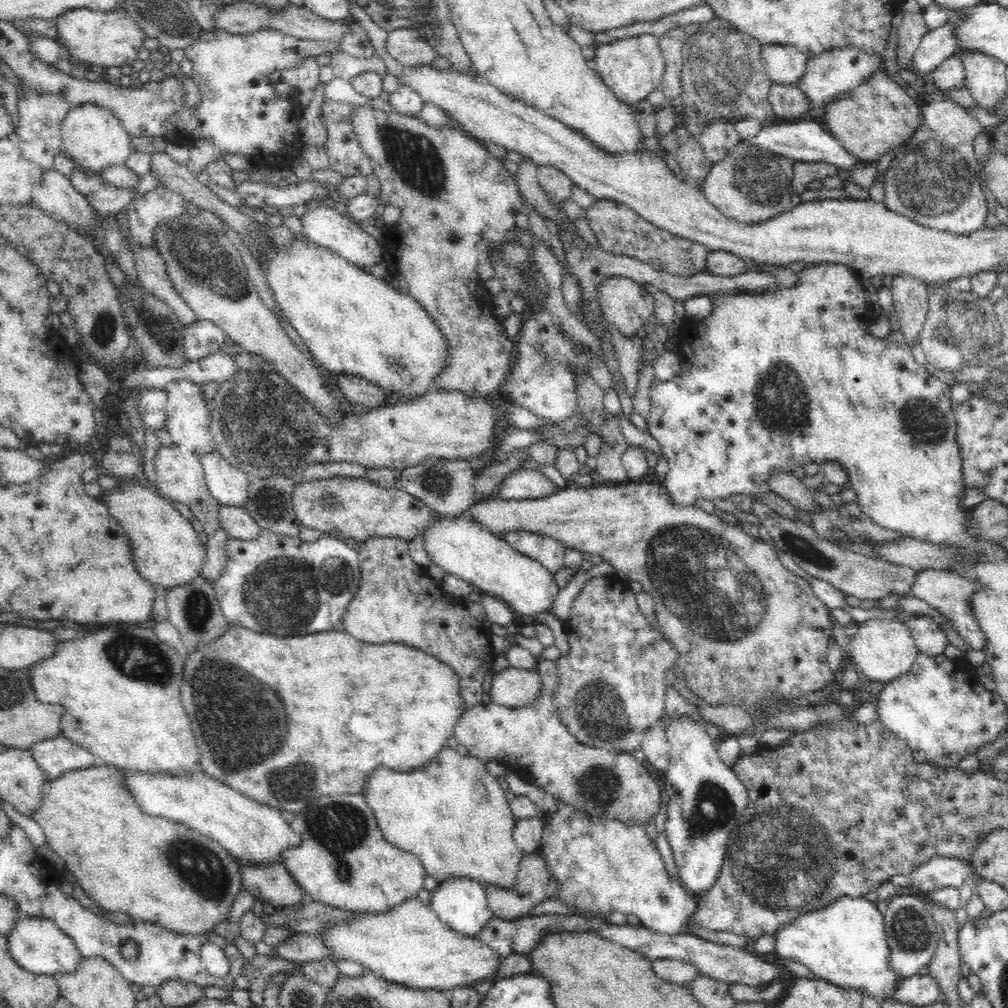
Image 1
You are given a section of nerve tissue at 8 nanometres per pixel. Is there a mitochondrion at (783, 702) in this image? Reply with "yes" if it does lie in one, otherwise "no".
no

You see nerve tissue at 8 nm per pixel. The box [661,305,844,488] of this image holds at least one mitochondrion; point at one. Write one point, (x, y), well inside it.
(781, 398)

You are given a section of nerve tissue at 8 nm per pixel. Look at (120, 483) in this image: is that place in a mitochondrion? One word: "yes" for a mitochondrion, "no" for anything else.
no

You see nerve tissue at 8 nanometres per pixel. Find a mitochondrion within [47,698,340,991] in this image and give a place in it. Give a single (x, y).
(200, 868)

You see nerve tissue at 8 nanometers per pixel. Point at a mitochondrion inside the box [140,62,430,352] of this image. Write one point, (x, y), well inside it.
(198, 254)

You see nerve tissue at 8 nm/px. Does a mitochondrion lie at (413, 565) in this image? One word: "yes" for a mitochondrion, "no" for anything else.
no

